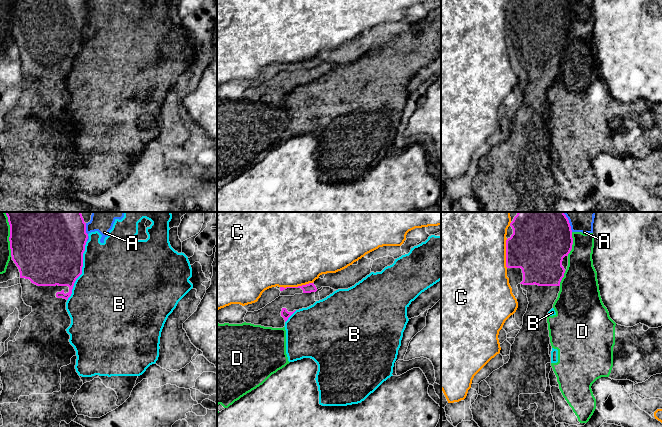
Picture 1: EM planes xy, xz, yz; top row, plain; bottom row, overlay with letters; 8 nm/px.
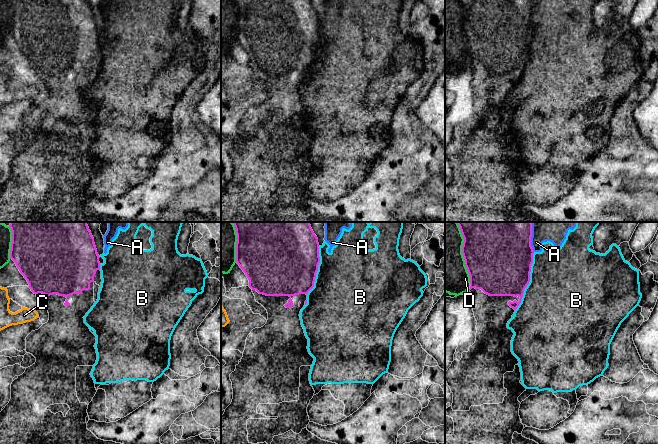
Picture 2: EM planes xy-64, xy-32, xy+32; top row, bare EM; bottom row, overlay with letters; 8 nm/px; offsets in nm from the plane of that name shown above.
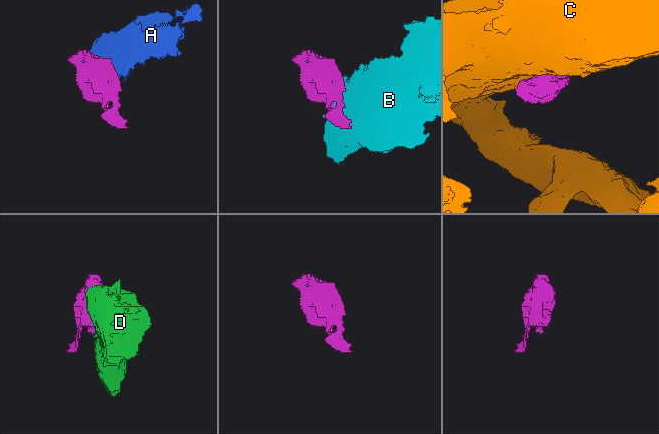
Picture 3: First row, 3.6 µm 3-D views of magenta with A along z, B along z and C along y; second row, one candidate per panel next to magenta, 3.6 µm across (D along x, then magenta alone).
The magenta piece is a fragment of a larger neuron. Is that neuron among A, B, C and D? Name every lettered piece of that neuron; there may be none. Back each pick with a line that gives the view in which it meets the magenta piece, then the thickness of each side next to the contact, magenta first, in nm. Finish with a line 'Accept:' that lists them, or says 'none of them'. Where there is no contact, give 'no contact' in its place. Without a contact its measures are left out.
Accept: none of them

